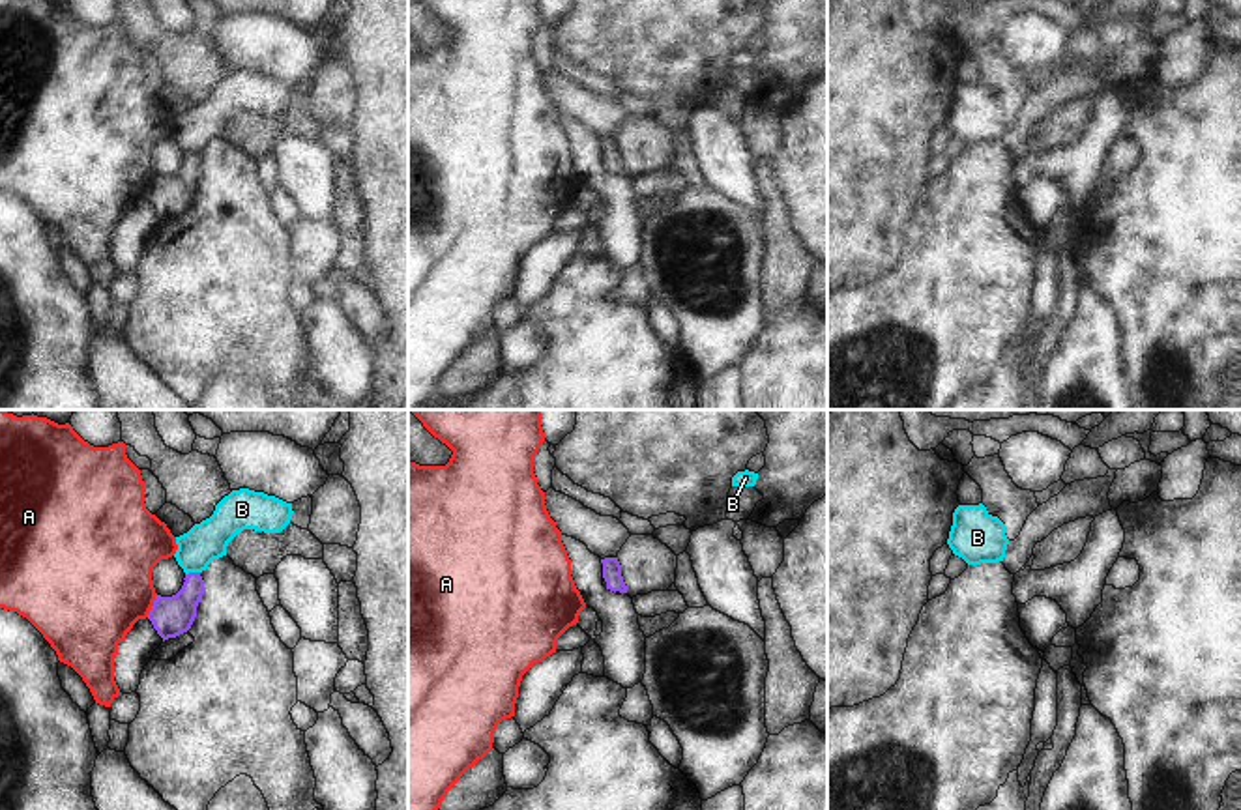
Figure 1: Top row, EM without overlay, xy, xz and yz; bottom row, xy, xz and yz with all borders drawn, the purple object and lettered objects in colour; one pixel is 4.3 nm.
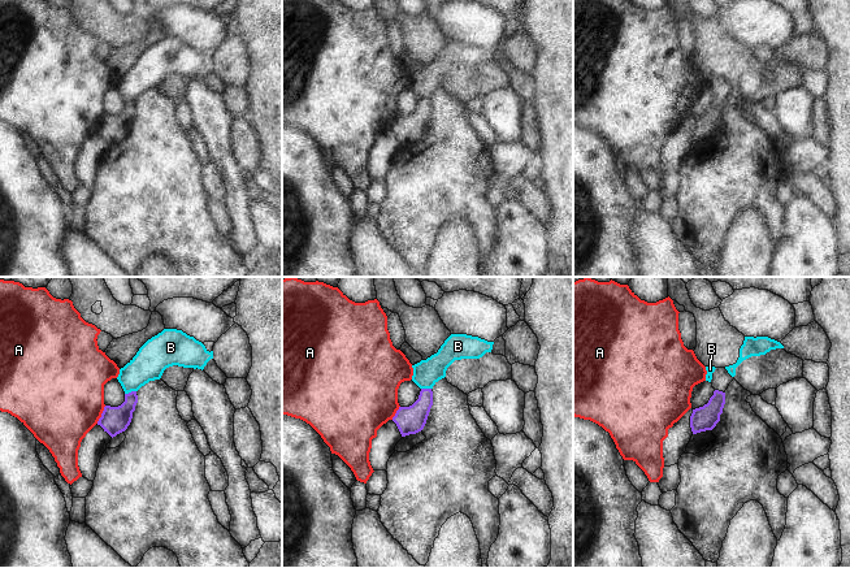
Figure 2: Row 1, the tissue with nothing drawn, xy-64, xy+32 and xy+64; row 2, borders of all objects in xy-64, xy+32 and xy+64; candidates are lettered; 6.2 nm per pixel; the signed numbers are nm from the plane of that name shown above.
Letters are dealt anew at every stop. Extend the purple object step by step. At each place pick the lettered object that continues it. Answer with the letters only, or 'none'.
none

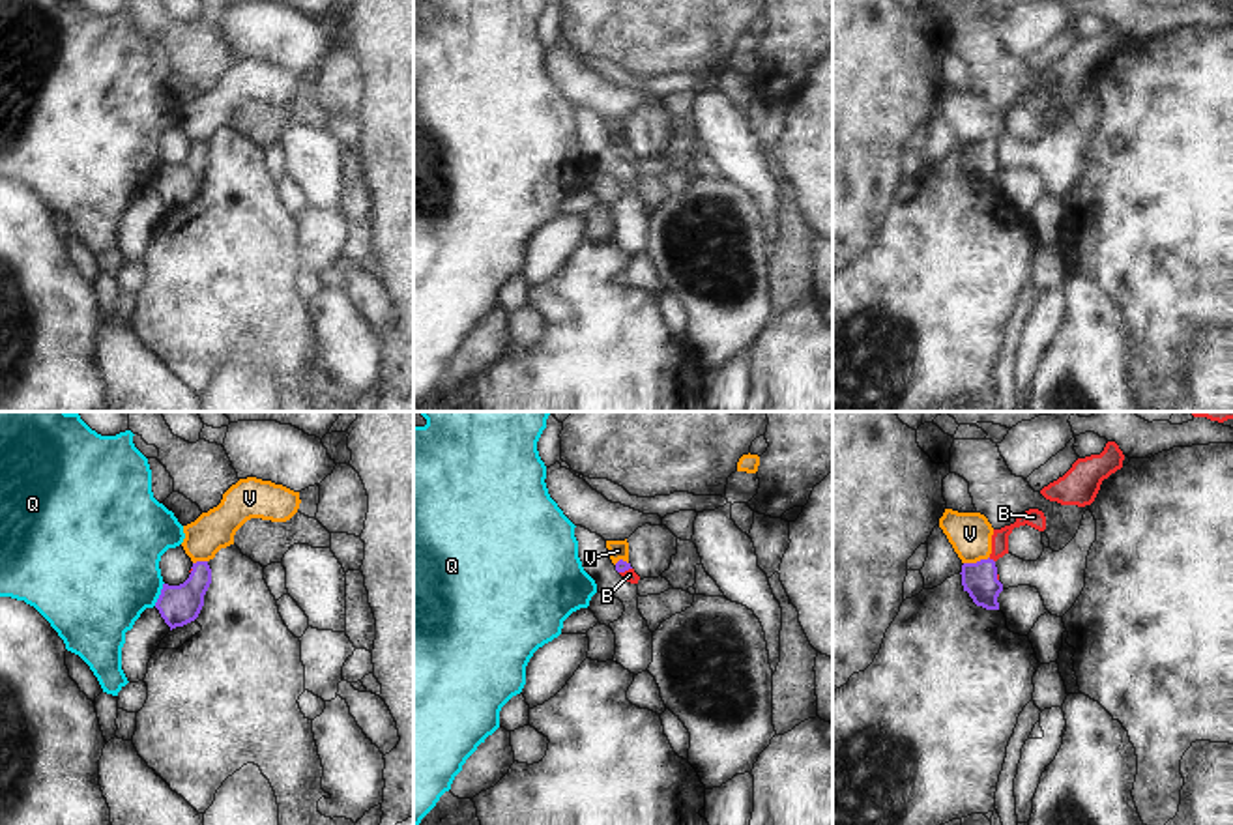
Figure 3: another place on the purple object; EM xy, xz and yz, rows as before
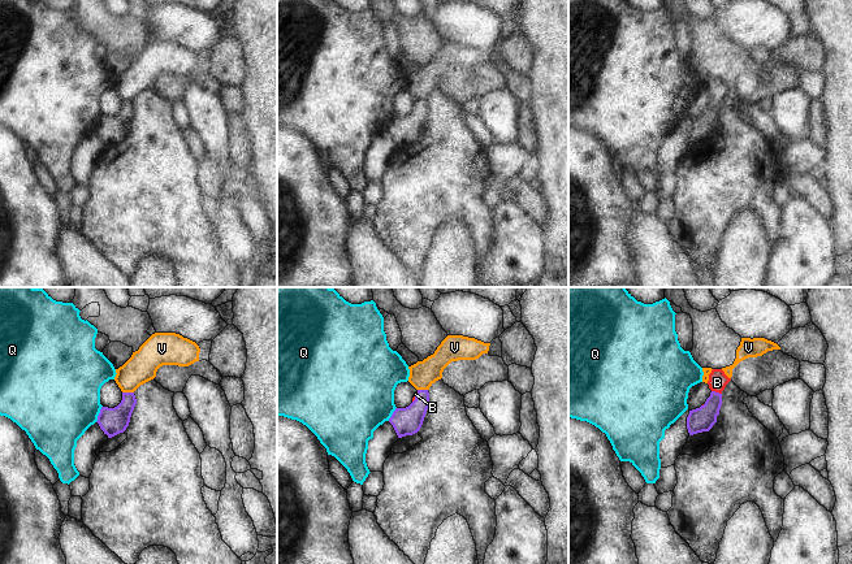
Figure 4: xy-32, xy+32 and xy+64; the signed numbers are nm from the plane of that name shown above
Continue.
B

